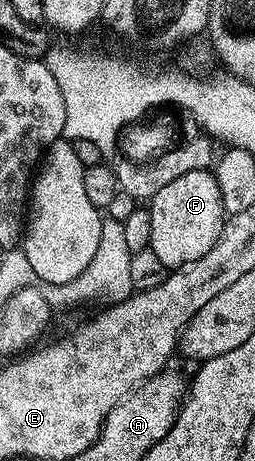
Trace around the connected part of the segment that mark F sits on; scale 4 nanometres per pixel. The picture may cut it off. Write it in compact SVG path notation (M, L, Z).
M193 170L189 174L181 174L181 178L169 182L169 186L164 186L151 199L149 211L153 222L150 248L169 270L197 262L209 254L209 250L213 250L219 241L225 223L221 190L211 170Z

